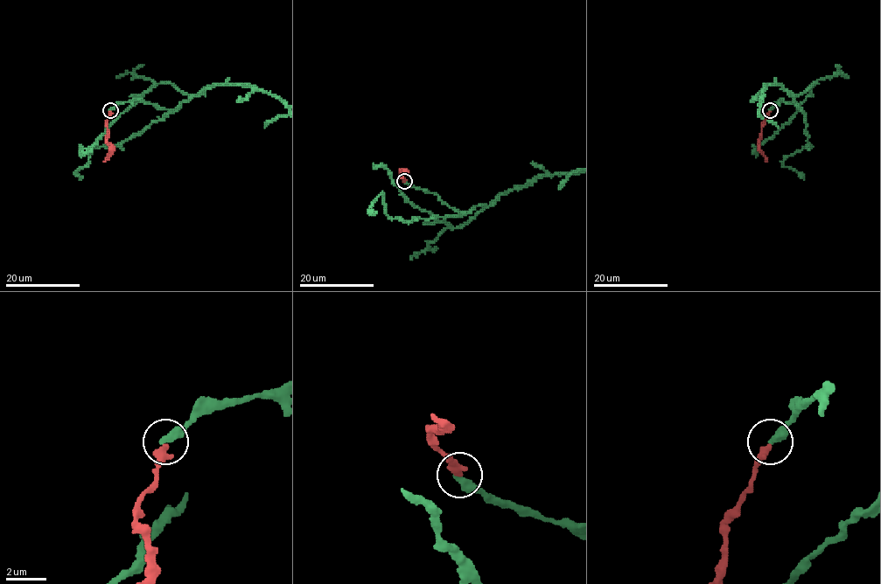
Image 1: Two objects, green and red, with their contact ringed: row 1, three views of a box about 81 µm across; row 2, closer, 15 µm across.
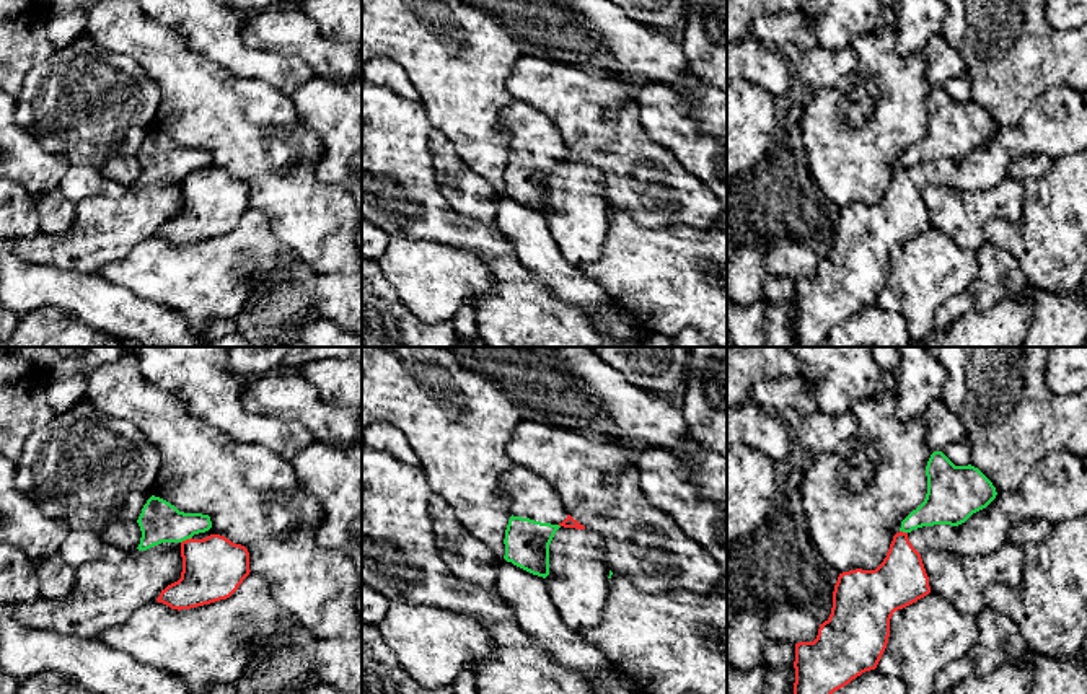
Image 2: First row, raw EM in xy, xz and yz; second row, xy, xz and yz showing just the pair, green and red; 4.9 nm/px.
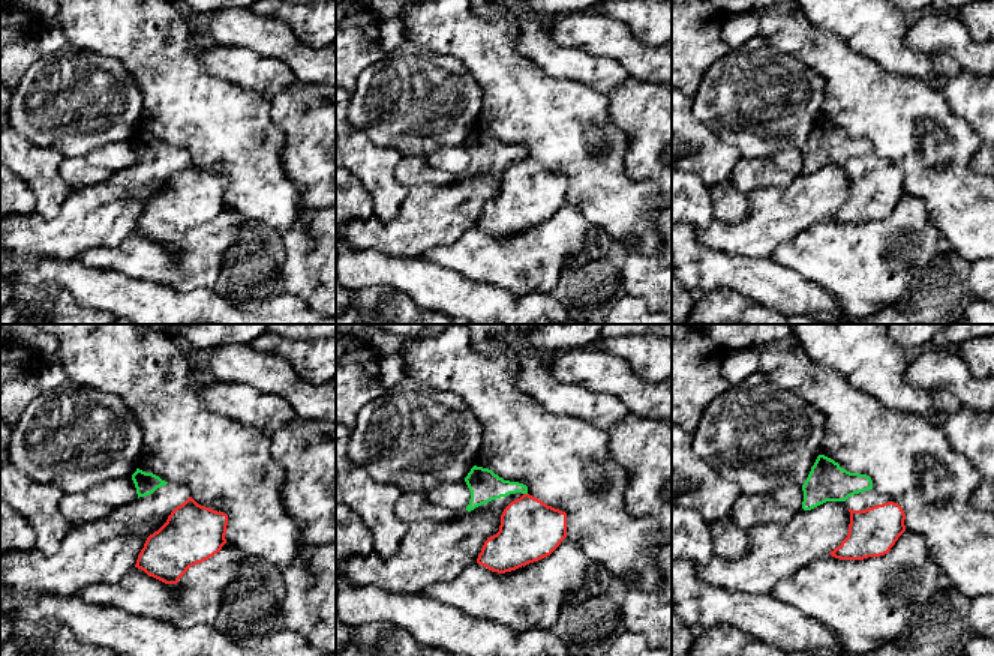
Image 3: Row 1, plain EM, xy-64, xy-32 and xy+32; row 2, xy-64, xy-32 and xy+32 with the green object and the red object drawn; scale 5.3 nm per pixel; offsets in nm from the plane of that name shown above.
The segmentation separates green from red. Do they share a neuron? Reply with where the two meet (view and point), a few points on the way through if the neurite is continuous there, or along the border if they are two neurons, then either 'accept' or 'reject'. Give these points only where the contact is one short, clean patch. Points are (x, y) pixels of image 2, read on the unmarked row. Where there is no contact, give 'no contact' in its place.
meets green in xy at (186, 173); border along xy (191, 171), (181, 178); reject

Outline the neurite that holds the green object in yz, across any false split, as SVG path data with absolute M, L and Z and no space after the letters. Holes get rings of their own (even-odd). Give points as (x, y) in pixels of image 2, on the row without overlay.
M942 86L931 90L926 111L926 134L901 156L903 168L934 160L958 161L997 130L992 117L978 103L955 101Z

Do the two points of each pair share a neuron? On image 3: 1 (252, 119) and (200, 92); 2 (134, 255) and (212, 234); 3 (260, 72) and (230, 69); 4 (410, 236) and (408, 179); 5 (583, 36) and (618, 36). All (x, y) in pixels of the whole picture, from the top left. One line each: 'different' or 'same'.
1: same
2: same
3: same
4: different
5: same

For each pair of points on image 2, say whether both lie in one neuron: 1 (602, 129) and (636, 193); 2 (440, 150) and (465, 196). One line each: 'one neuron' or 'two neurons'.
1: one neuron
2: one neuron

